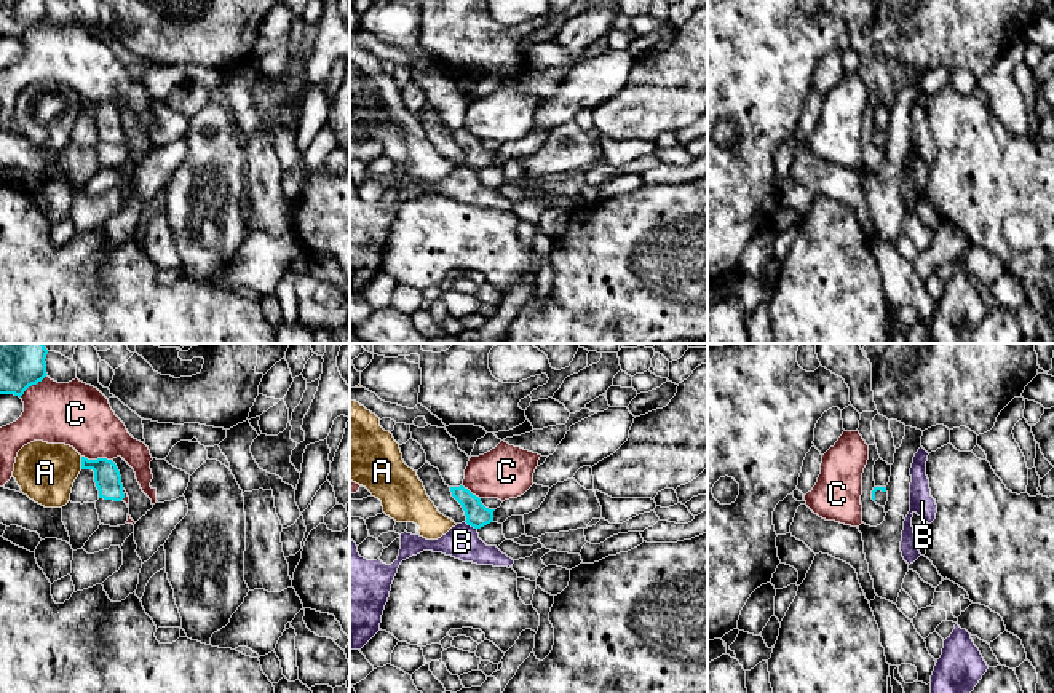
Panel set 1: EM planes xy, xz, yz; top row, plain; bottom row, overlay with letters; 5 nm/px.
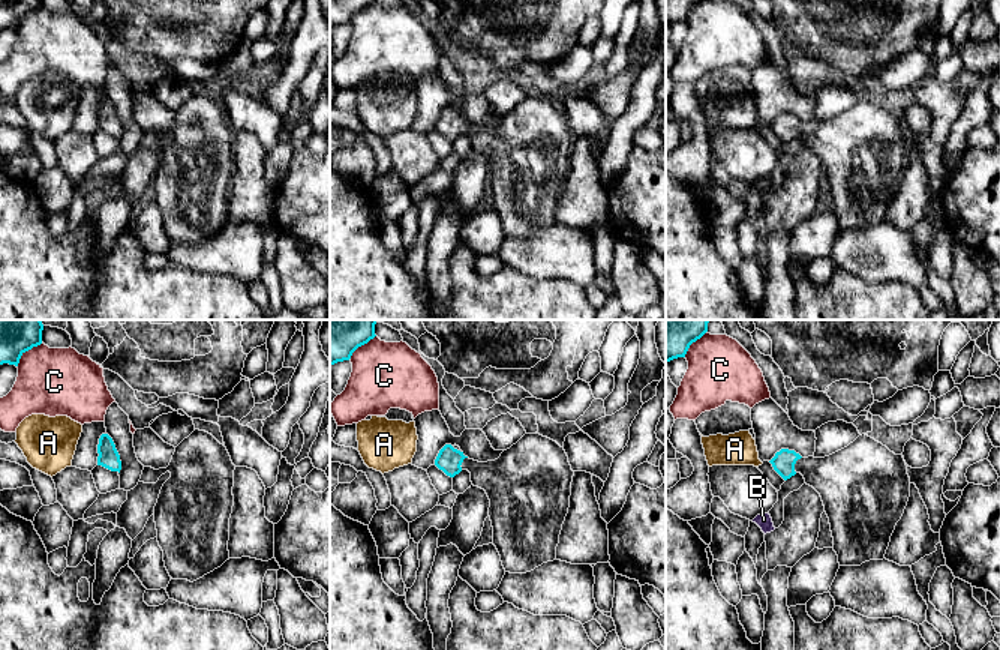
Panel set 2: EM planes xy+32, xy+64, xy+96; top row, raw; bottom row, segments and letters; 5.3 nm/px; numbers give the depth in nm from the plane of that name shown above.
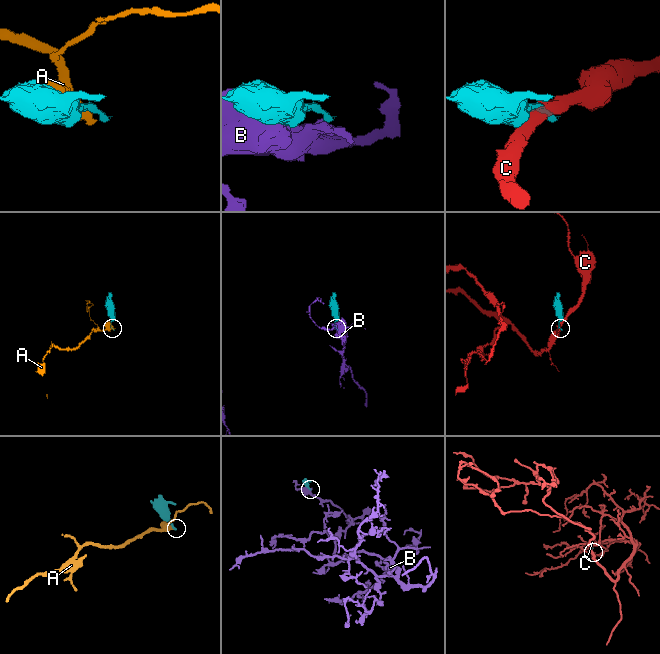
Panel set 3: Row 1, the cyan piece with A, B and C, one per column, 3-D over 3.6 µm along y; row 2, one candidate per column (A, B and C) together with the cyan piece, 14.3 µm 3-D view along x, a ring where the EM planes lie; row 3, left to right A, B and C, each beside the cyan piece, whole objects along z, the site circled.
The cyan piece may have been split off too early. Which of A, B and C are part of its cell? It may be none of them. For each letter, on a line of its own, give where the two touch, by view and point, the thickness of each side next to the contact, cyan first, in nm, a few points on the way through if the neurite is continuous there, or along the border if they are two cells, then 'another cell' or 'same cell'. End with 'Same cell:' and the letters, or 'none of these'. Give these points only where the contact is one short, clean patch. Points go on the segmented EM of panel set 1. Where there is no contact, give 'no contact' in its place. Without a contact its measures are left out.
A: contact xy (82, 463); calibres 130 and 300 nm; border xy (80, 457), (82, 468); another cell
B: contact xz (471, 526); calibres 120 and 180 nm; another cell
C: contact xy (98, 459); calibres 130 and 320 nm; another cell
Same cell: none of these

